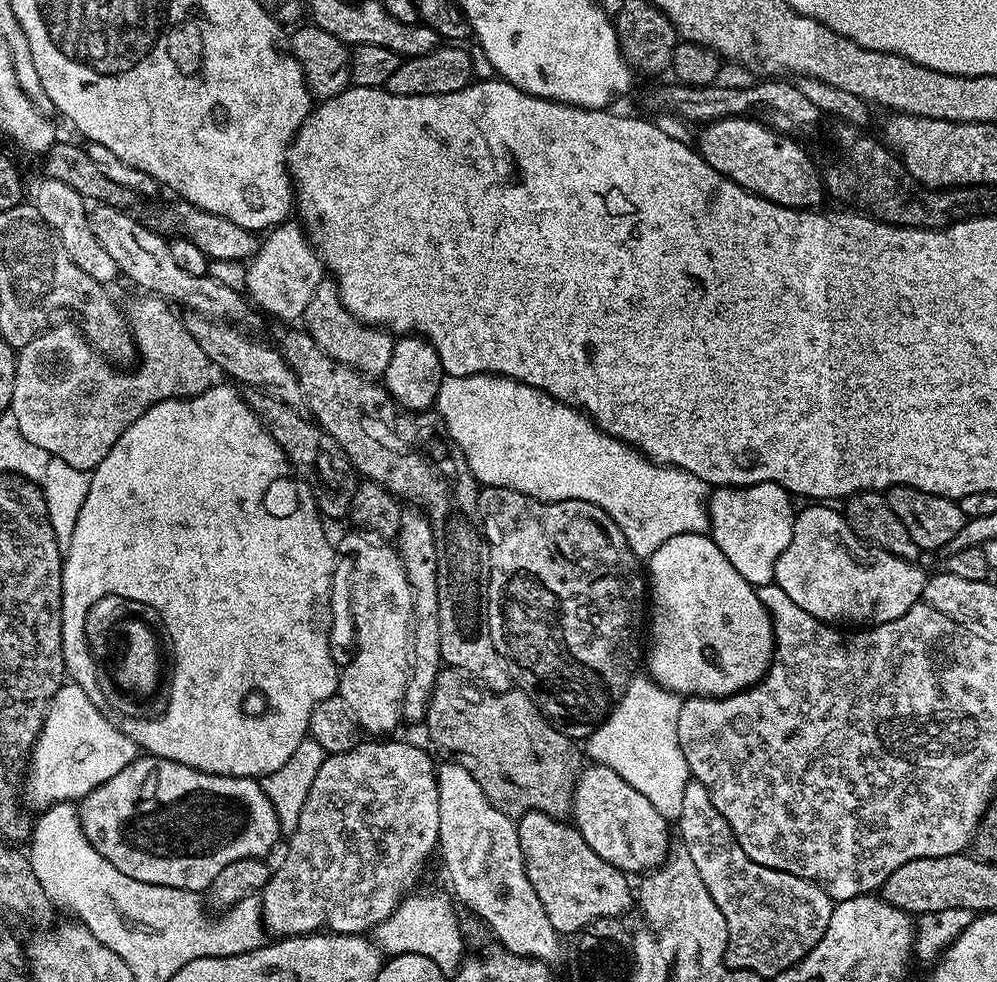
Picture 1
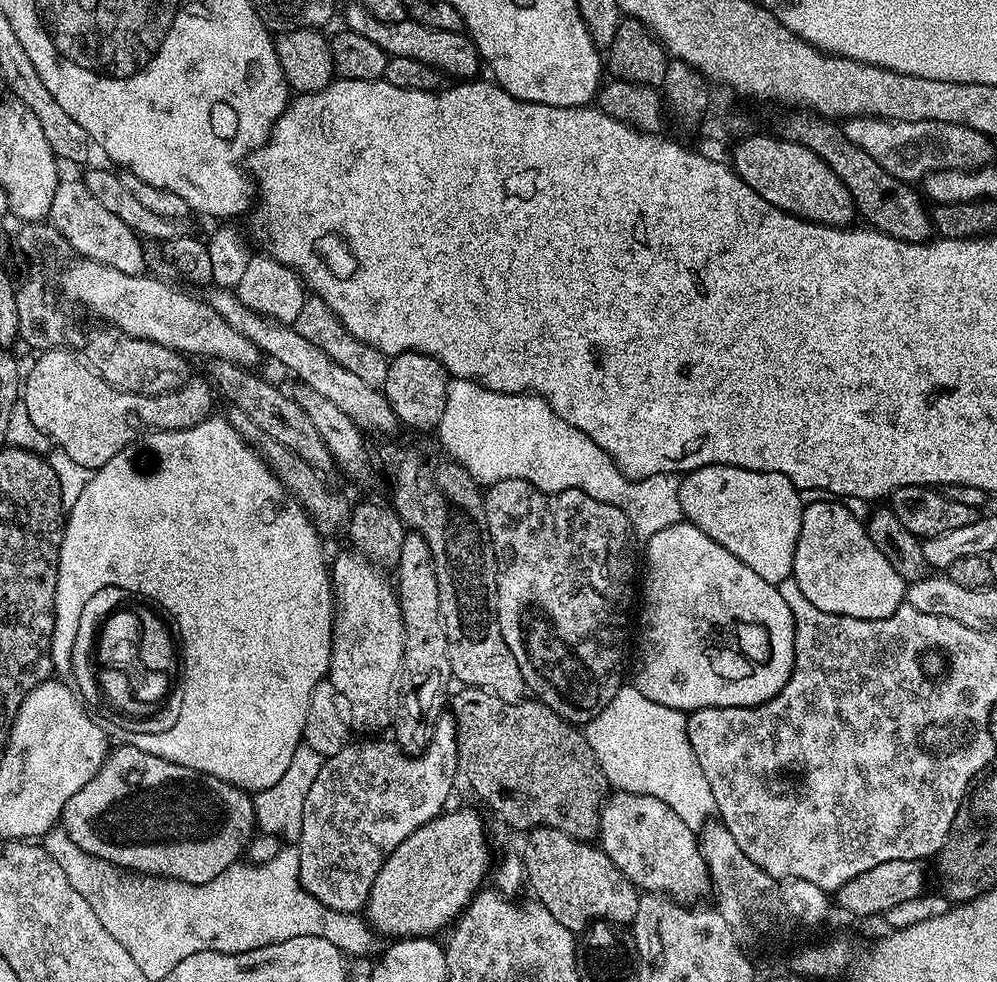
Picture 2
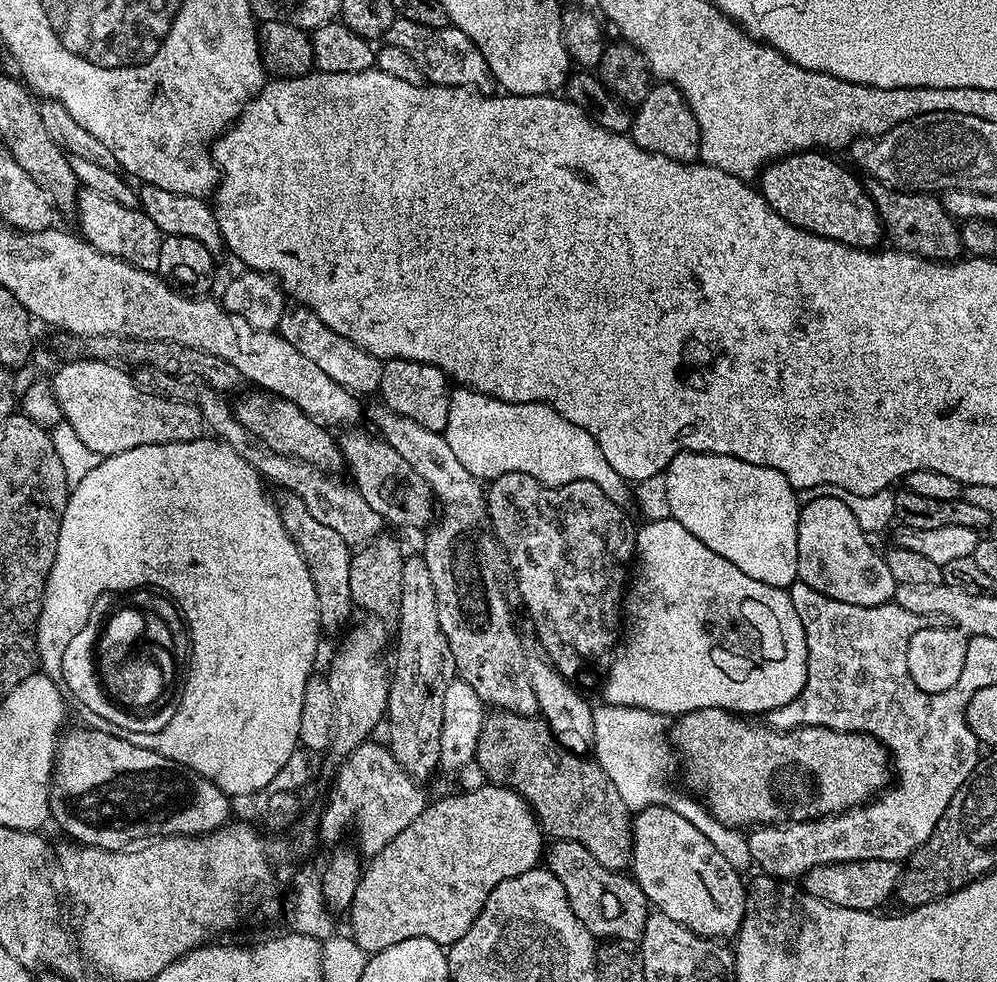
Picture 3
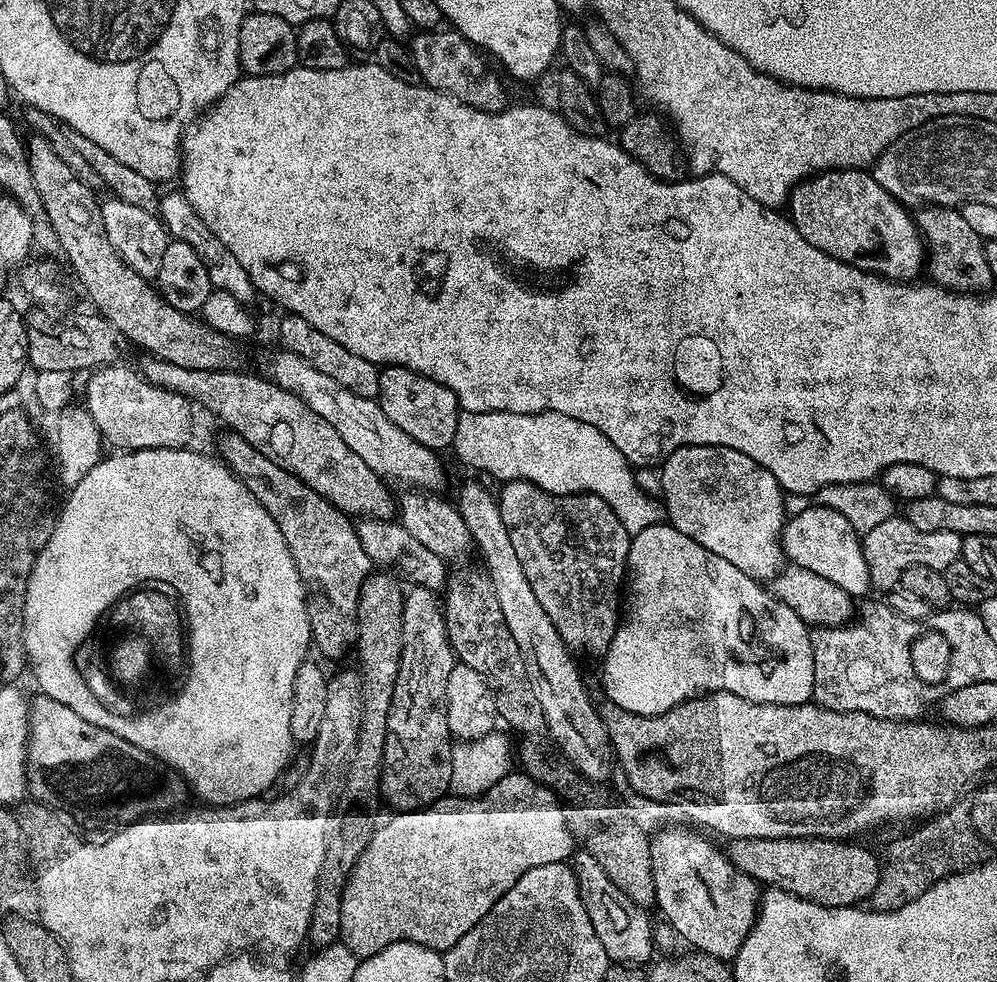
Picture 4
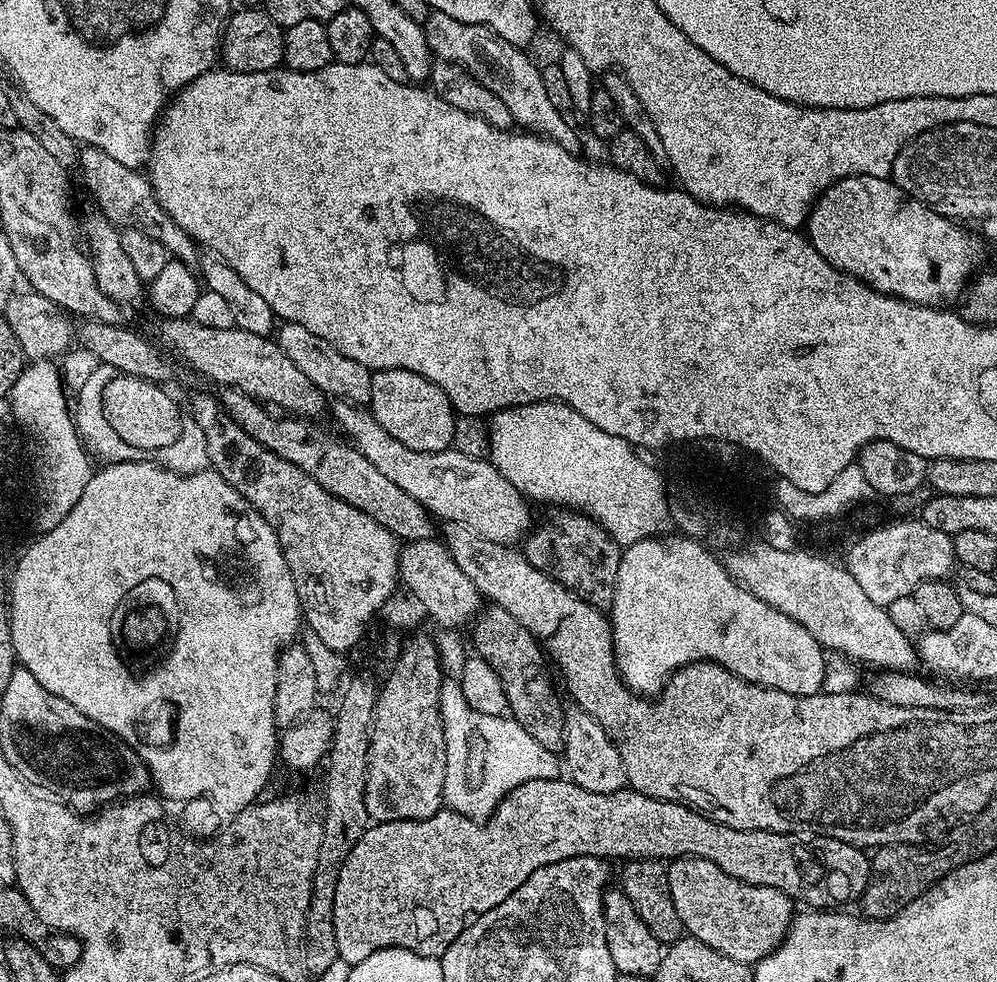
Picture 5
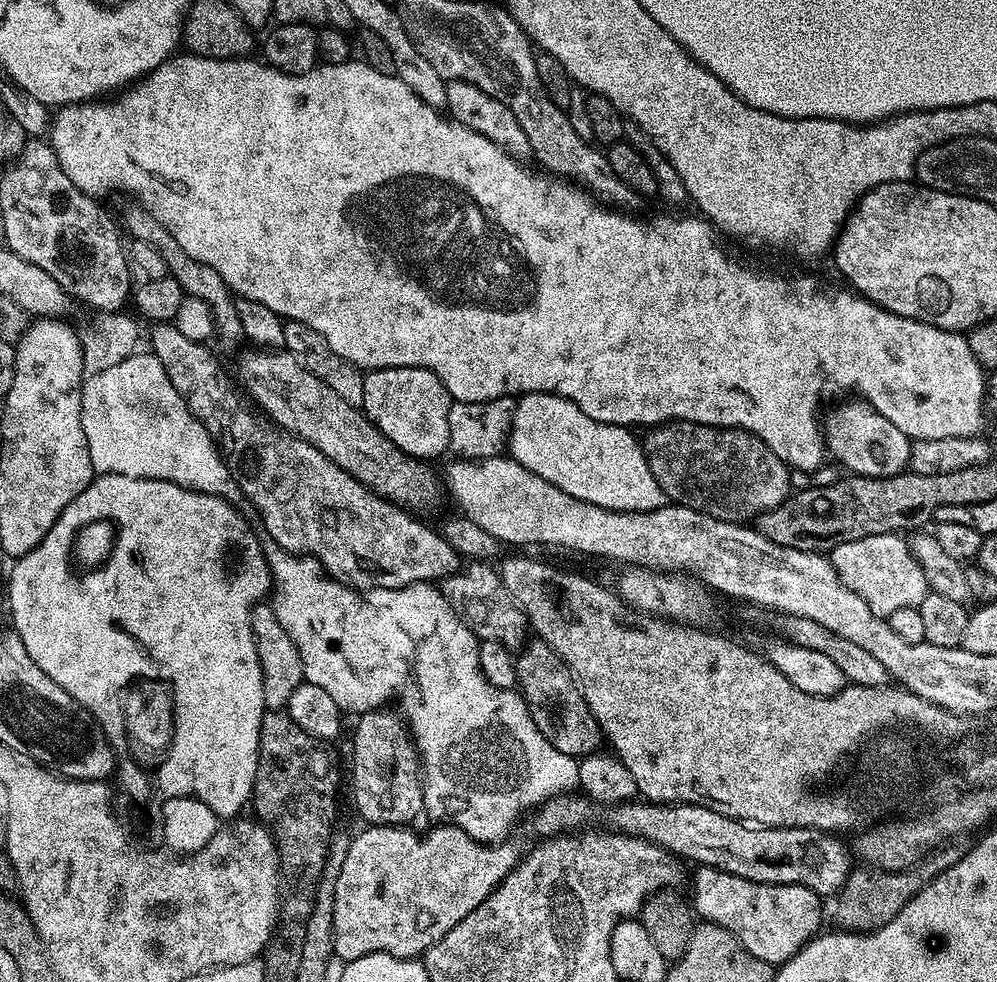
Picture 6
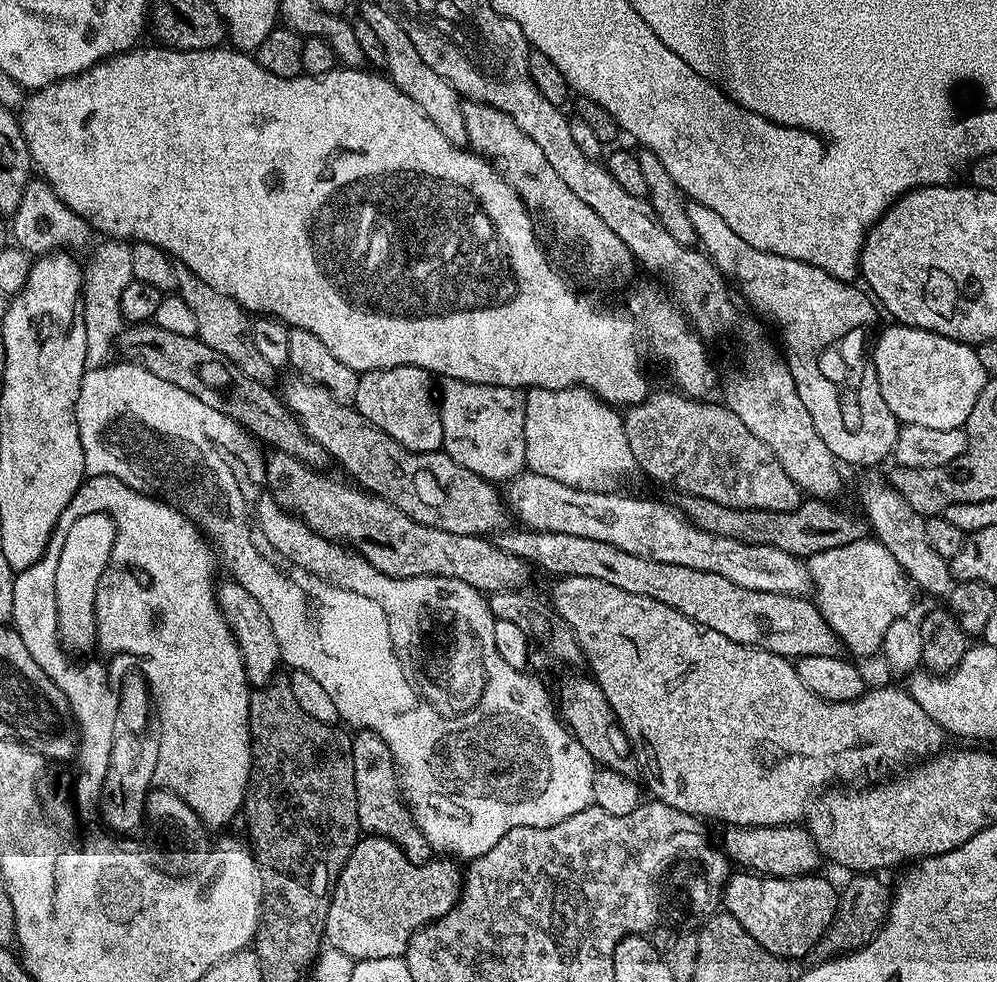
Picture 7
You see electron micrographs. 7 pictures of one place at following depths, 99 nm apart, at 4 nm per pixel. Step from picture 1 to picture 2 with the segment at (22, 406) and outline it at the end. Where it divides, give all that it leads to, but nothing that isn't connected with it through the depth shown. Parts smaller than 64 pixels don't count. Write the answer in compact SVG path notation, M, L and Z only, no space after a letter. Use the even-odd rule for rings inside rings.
M67 347L44 350L39 355L22 380L26 414L59 451L70 454L78 466L86 466L90 470L110 462L114 454L133 444L149 430L192 427L213 411L214 388L204 378L196 384L196 400L183 400L180 394L167 398L135 396L133 392L124 392L105 382Z

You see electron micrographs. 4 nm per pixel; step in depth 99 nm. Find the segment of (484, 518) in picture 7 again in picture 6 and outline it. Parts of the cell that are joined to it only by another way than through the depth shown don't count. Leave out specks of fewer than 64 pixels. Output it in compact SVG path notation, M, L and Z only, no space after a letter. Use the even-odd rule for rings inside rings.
M248 350L236 360L236 376L240 379L239 387L252 395L251 403L275 427L293 435L300 440L310 442L330 462L334 462L346 474L350 474L360 484L365 484L368 491L375 492L377 496L382 496L392 504L398 504L401 508L413 513L432 512L440 504L440 499L445 499L446 492L442 487L442 480L439 475L436 476L431 472L427 463L421 462L414 456L407 456L386 434L382 434L376 429L367 416L364 415L360 408L350 406L350 402L344 401L339 394L334 394L322 378L314 378L310 370L306 370L287 350Z

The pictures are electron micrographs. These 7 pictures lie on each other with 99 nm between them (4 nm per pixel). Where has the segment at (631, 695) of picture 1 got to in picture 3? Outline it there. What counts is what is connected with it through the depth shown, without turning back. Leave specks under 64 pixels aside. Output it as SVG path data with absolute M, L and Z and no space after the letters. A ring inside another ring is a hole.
M604 702L601 705L601 708L597 707L592 714L594 738L590 748L594 759L602 766L602 770L606 770L606 778L614 782L614 787L618 789L618 794L622 802L626 802L628 809L639 810L662 804L682 814L686 822L691 822L701 834L710 838L710 842L714 842L714 847L722 853L722 858L726 858L726 862L730 862L736 872L747 873L747 868L753 867L747 835L739 828L729 828L728 825L718 822L699 799L675 792L664 781L678 768L678 757L672 746L670 724L666 717L657 712L621 704Z

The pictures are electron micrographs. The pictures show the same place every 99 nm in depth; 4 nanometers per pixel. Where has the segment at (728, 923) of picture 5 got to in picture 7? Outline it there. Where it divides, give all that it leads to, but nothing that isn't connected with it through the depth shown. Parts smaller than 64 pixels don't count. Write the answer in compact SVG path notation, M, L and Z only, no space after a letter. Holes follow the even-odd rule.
M740 870L737 873L737 876L736 873L729 875L728 882L724 886L724 894L722 897L723 911L729 912L734 918L738 918L738 922L742 922L742 927L746 929L746 934L750 934L750 938L754 938L754 942L758 942L758 946L770 950L770 954L785 958L806 955L823 938L824 931L832 924L832 919L838 916L838 888L835 888L826 877L820 876L821 874L809 874L806 876L761 876L759 874L753 874L748 870Z

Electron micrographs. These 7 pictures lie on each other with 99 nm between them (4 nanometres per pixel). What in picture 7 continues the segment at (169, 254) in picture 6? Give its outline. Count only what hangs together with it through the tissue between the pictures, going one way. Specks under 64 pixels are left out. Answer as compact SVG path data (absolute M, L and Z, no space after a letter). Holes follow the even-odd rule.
M181 263L176 264L175 295L180 296L183 302L190 306L190 311L197 322L196 336L199 340L206 342L206 346L218 350L222 358L230 358L230 362L238 366L242 374L254 378L259 384L273 383L274 369L270 366L270 362L266 362L266 358L262 358L262 354L258 354L258 345L254 342L252 333L252 320L237 300L221 294L219 290L214 290L214 286L202 282L202 278L194 274L194 270Z

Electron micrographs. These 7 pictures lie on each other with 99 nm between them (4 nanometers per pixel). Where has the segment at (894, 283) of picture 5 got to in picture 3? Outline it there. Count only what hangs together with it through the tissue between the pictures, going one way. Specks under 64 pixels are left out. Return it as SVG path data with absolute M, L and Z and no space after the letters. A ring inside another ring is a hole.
M820 150L786 156L760 173L758 191L778 215L786 218L786 222L813 236L825 236L851 248L875 249L885 231L865 181L859 175L852 176L851 167L843 168L831 158Z

